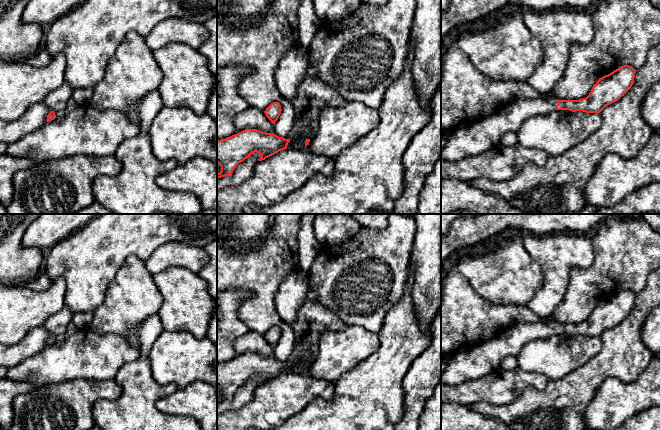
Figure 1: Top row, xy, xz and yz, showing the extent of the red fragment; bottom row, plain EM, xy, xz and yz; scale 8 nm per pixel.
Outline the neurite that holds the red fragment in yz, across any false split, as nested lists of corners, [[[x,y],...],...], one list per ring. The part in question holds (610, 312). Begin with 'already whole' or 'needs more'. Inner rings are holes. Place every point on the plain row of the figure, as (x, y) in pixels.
needs more | [[[624,289],[599,302],[586,322],[520,323],[480,345],[461,348],[441,373],[441,383],[453,386],[468,379],[483,377],[499,368],[505,357],[517,358],[525,344],[537,339],[548,338],[555,334],[600,337],[630,314],[635,297],[636,294],[632,290]]]

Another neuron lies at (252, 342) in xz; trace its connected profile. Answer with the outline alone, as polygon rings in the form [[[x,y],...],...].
[[[249,331],[234,342],[235,358],[245,353],[257,353],[266,357],[274,357],[274,348],[266,341],[264,335]]]

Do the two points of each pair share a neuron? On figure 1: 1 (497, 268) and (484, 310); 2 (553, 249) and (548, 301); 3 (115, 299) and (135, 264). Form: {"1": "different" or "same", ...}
{"1": "different", "2": "same", "3": "same"}

